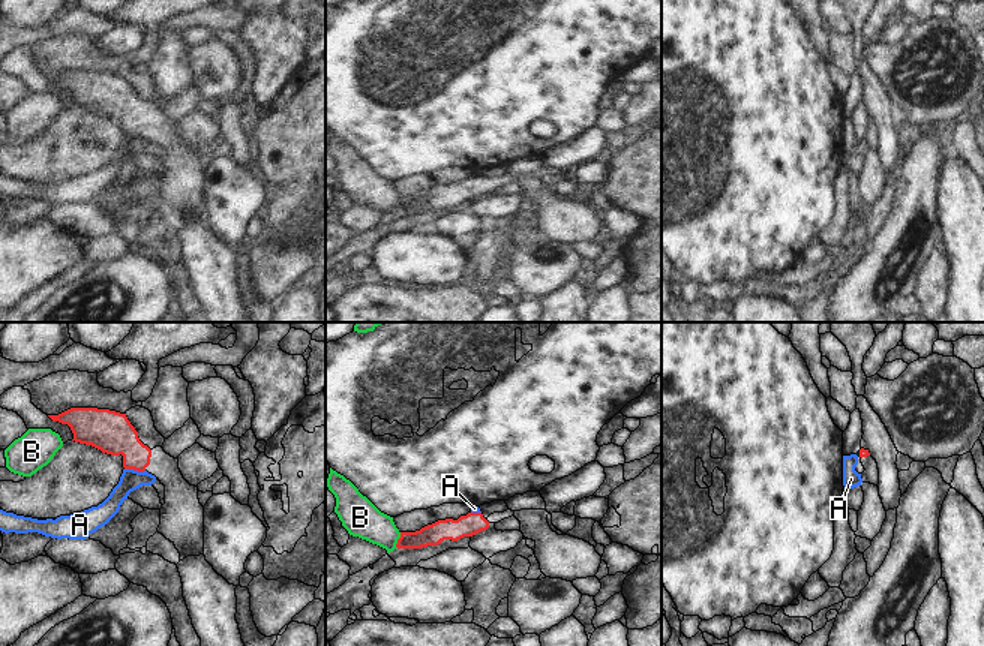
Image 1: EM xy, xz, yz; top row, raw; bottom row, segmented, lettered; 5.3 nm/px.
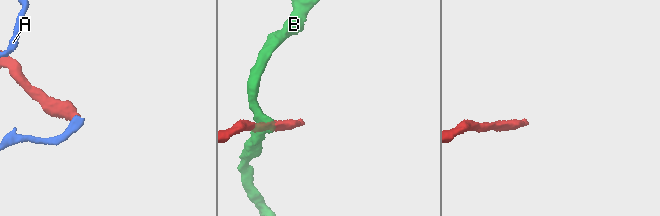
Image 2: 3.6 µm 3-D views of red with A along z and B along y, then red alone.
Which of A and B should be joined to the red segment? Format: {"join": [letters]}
{"join": []}

